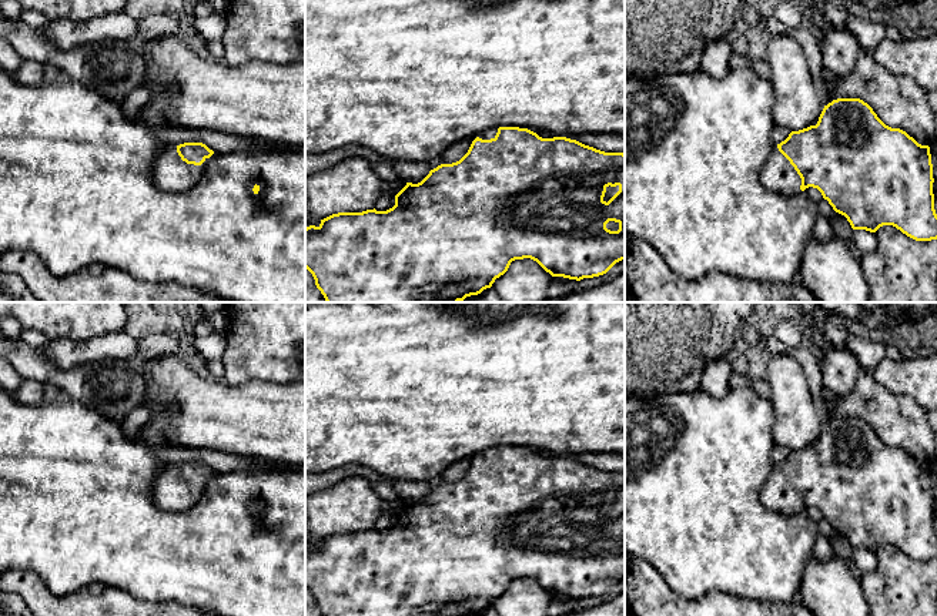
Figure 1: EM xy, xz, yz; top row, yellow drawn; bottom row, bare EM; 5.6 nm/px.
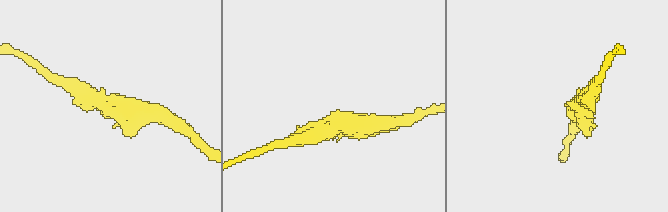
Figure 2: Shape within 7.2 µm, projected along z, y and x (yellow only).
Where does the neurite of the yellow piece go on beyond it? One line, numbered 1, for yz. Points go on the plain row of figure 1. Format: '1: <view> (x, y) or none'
1: yz (779, 495)

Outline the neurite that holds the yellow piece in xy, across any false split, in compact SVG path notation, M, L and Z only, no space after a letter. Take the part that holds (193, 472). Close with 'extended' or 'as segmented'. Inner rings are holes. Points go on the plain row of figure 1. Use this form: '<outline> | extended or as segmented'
M203 462L167 465L157 478L153 502L167 512L187 510L197 503L213 473Z | extended

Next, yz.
M860 418L833 419L824 425L816 445L792 451L784 461L773 465L760 499L767 509L782 515L799 515L809 506L817 508L853 549L876 552L883 545L893 545L916 560L937 559L930 466L918 463L900 448L886 445Z | extended

